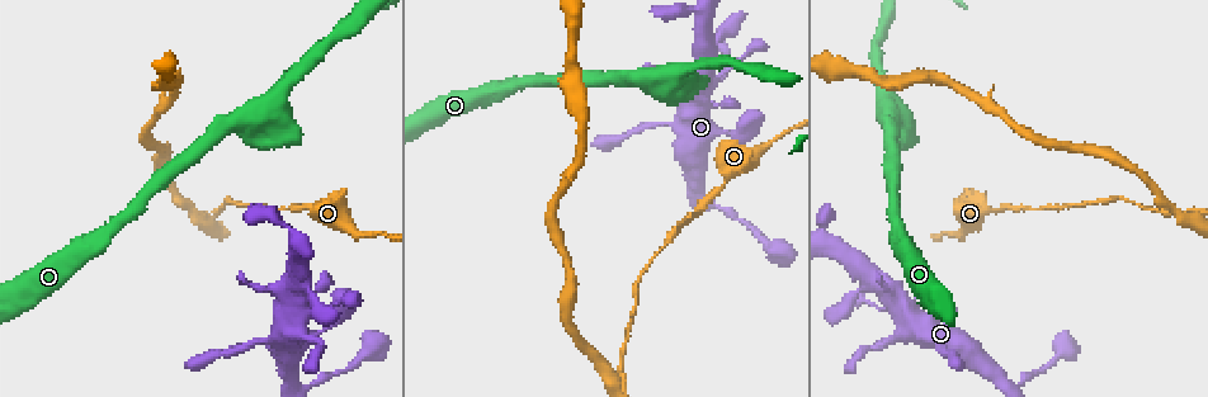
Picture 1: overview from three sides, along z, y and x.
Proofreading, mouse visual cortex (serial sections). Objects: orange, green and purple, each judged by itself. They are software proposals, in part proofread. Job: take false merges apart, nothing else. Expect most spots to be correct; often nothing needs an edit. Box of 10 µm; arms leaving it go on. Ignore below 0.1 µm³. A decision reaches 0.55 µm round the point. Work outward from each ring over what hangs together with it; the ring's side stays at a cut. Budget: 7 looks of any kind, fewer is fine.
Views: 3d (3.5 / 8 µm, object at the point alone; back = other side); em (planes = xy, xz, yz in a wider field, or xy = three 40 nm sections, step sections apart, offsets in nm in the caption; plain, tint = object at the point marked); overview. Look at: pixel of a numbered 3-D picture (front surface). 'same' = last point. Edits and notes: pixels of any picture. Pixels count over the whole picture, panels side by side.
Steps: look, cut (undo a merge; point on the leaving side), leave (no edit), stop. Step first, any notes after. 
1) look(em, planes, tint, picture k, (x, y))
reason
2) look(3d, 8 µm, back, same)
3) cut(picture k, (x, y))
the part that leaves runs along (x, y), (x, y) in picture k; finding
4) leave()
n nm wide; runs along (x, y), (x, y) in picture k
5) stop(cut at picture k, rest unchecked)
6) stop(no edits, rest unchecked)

look(3d, 3.5 µm, picture 1, (271, 107))
branch point

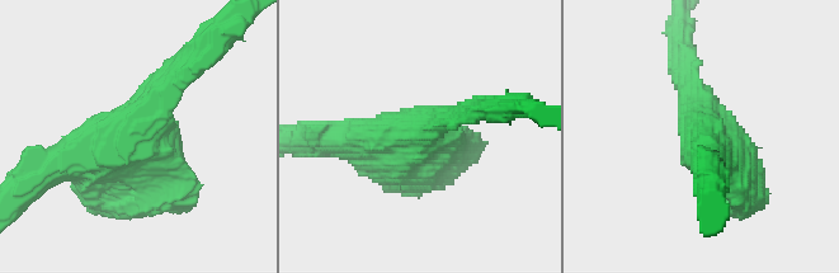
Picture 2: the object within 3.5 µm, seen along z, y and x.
look(em, planes, plain, picture 2, (426, 129))
shape alone is not enough

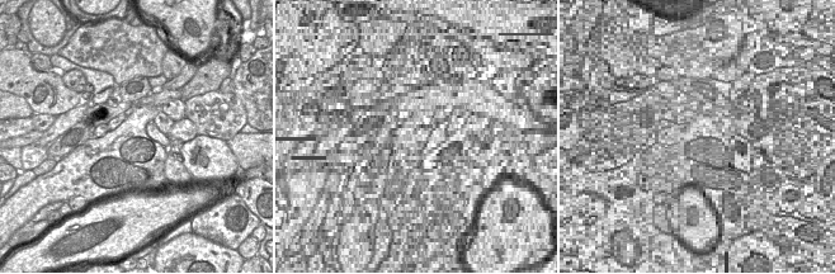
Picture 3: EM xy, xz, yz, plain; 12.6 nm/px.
look(em, planes, tint, same)

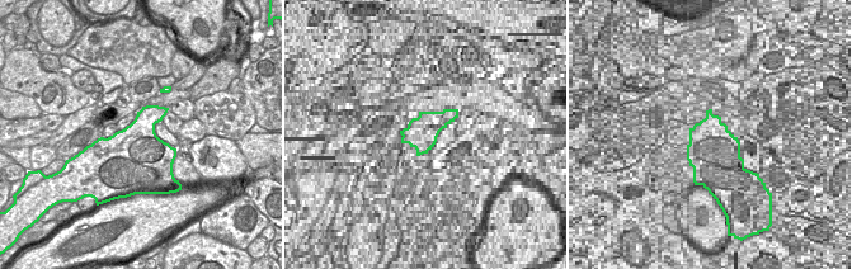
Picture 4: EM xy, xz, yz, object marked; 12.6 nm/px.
leave()
runs along (38, 177), (121, 145), (171, 83) in picture 2; one cell here

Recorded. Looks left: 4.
look(3d, 3.5 µm, picture 1, (299, 273))
three arms meet

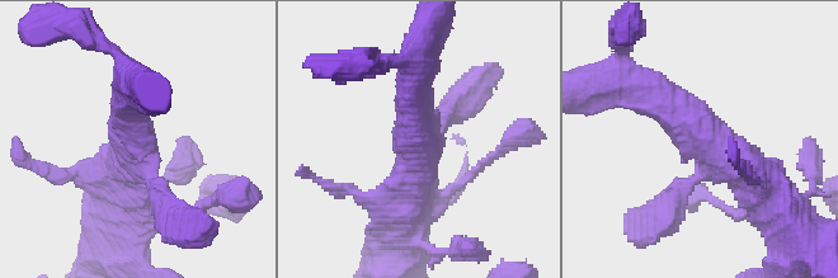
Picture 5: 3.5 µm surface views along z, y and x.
look(em, planes, tint, picture 5, (716, 144))
3 arms; arms of 200, 450, 500 nm; need the tissue

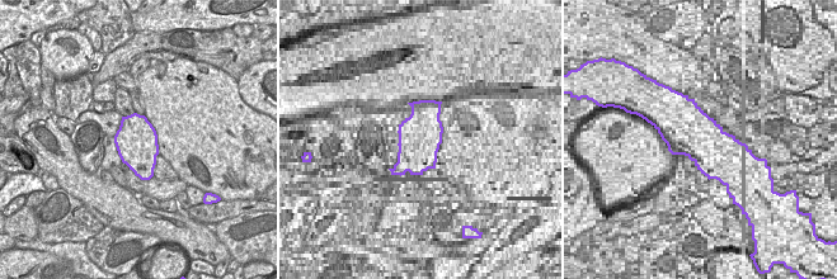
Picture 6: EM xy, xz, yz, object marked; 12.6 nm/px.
leave()
runs along (778, 201), (749, 166), (651, 95) in picture 5; continuous, no second cell

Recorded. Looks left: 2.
look(3d, 3.5 µm, picture 1, (367, 235))
thick turns thin

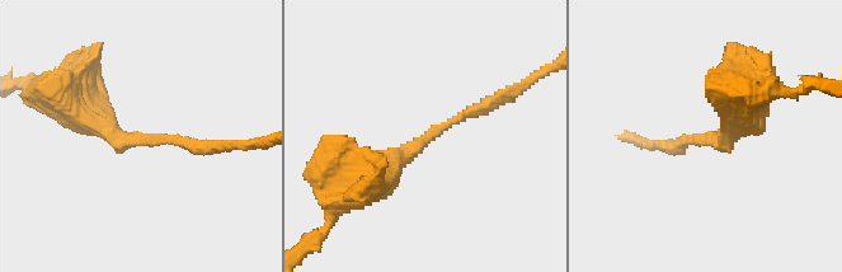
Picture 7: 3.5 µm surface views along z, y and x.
look(em, xy, step 1, tint, picture 7, (419, 143))
arms of 150, 450 nm

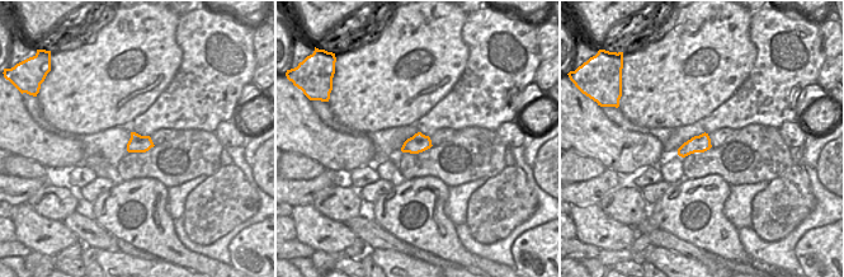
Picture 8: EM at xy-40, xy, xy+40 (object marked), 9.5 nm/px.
leave()
runs along (346, 176), (381, 176), (436, 130), (494, 101) in picture 7; continuous, no second cell

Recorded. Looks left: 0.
stop(no edits, rest unchecked)

